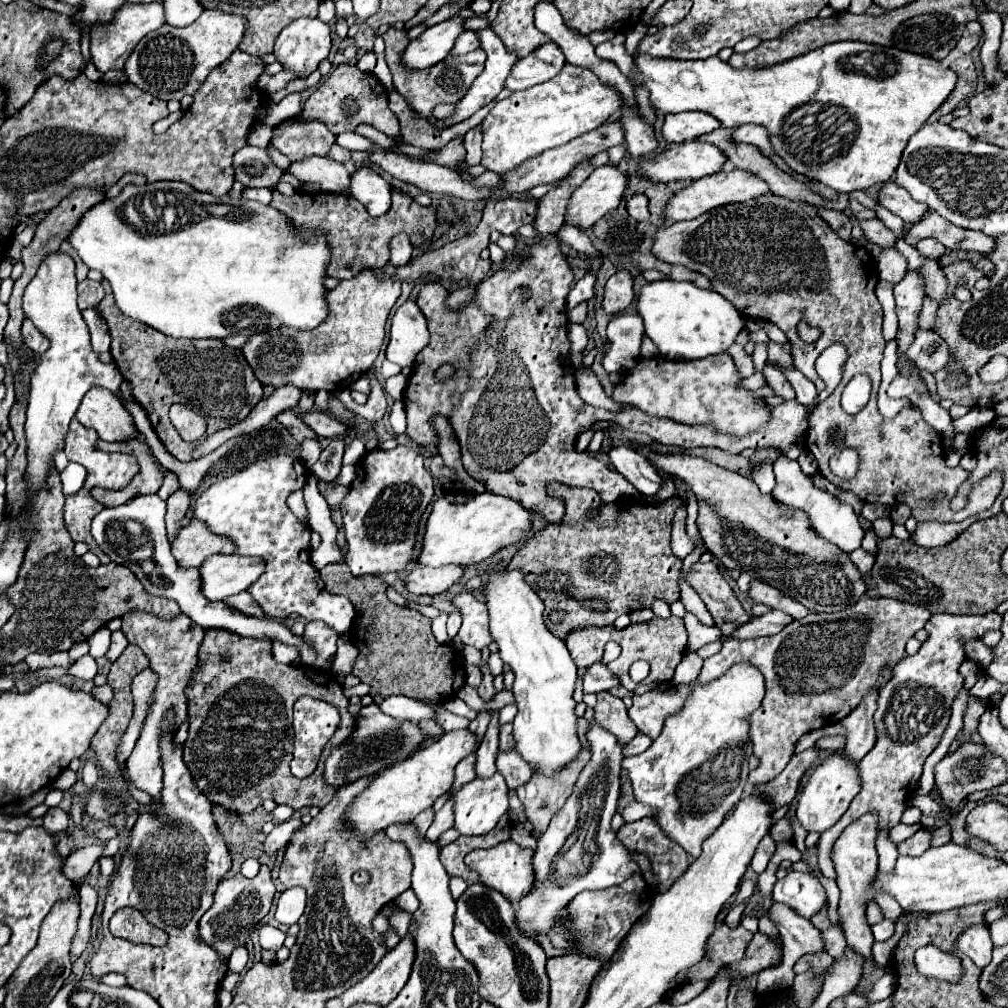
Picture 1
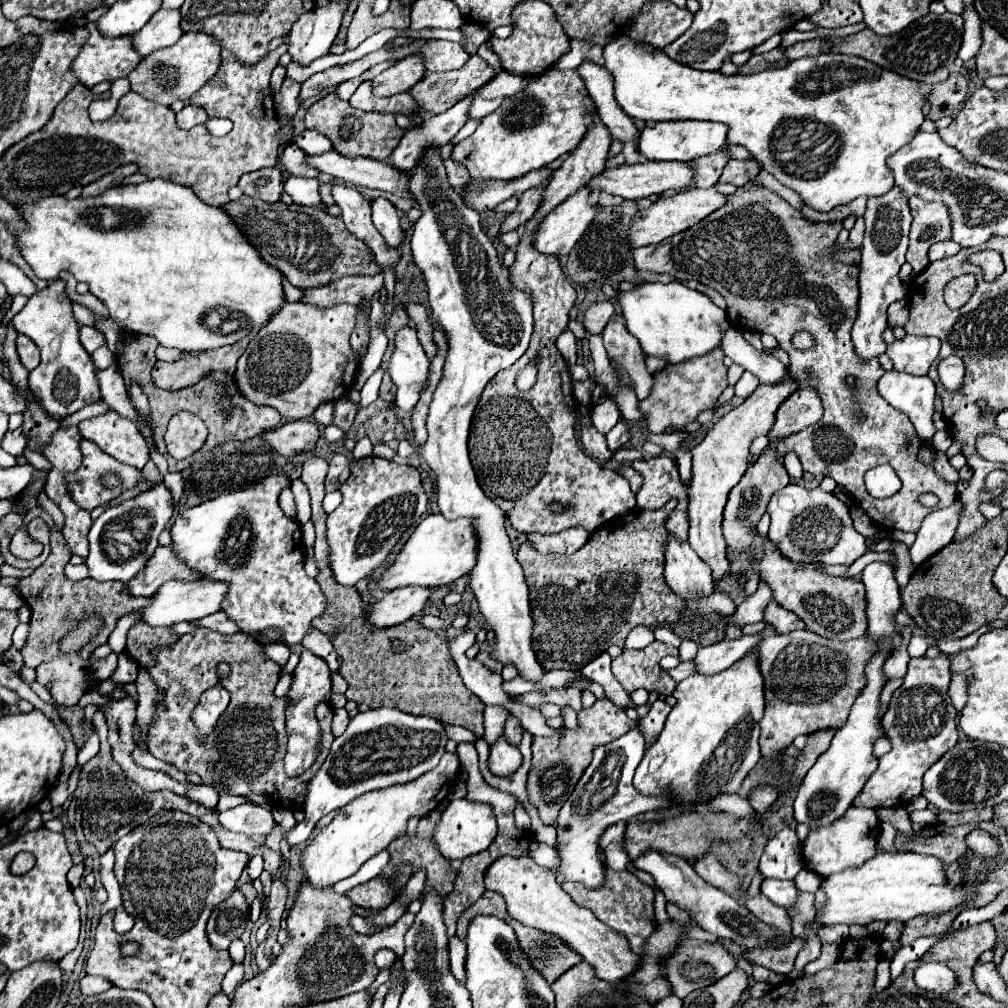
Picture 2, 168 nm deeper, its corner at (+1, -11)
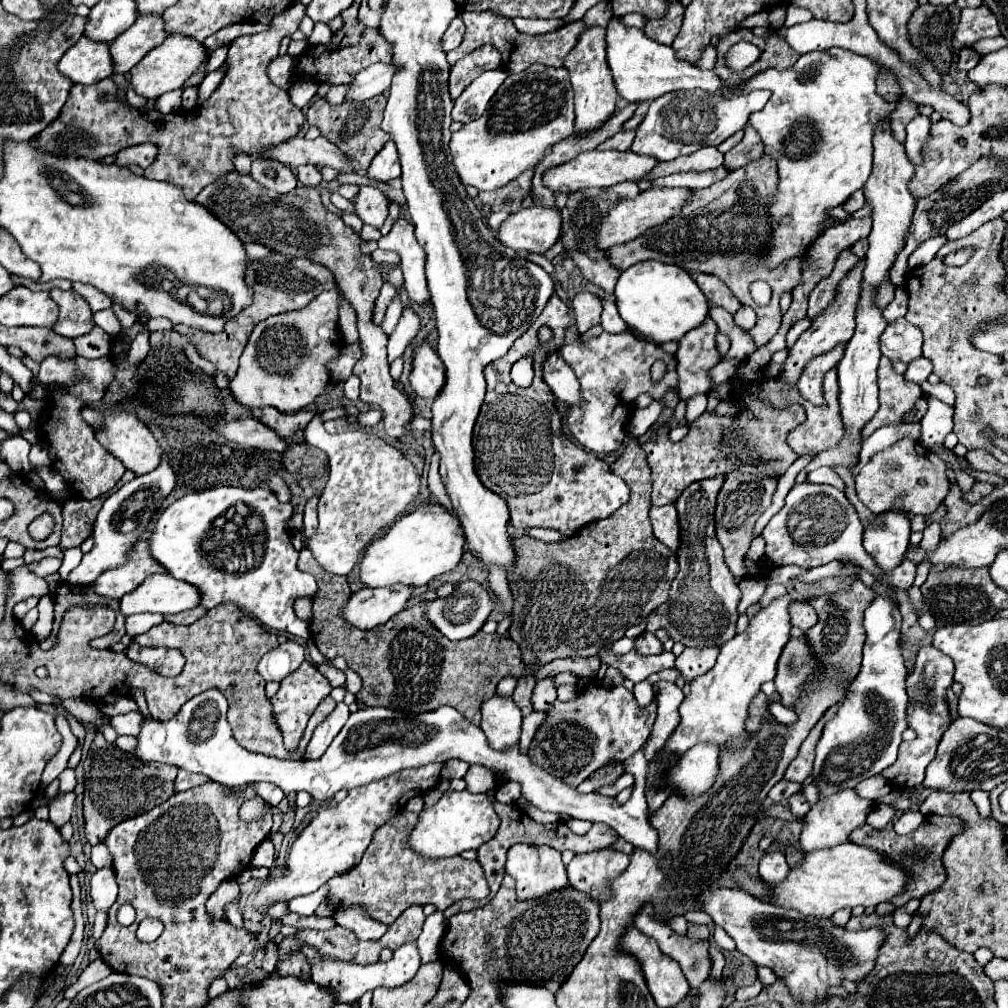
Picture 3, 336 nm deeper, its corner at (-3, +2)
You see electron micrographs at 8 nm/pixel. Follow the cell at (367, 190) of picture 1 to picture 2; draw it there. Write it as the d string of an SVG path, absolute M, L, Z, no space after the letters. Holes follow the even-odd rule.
M378 197L372 201L372 223L384 235L390 247L400 247L404 231L400 227L400 217L396 213L396 207L388 199Z

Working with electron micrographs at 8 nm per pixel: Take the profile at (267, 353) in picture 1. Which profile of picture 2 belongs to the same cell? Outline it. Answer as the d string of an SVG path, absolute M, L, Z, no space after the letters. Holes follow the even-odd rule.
M286 303L284 309L258 331L258 335L248 343L246 351L238 359L234 377L238 379L240 393L256 405L274 407L286 421L296 421L312 415L312 411L324 401L342 399L354 385L358 373L358 355L350 351L350 335L354 325L358 325L360 315L358 305L334 305L334 307L314 307L310 303Z

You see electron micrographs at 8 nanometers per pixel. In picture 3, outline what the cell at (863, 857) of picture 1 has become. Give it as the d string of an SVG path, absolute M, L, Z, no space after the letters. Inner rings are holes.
M838 790L838 794L832 794L830 798L818 798L818 802L810 808L806 814L806 822L800 834L800 846L804 852L820 850L820 848L832 848L838 844L844 844L850 840L850 832L860 828L866 822L868 812L874 808L870 800L860 798L854 790Z

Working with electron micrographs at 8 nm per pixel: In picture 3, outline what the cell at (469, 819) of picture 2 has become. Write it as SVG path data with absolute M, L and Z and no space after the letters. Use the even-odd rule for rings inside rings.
M448 790L442 794L438 804L420 812L416 826L408 836L408 844L410 850L424 858L450 858L462 854L464 850L480 848L484 842L494 838L498 826L500 818L494 812L494 806L486 794L470 794L468 790Z

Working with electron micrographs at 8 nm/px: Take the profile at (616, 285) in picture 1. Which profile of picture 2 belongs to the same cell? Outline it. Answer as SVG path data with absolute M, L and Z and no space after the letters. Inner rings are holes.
M602 301L602 303L594 303L586 315L584 315L584 327L588 333L602 333L602 329L606 327L606 323L610 321L610 317L614 315L614 305L612 301Z

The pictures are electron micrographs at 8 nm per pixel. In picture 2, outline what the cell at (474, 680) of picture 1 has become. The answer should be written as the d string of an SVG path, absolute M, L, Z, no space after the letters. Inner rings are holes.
M485 705L484 707L484 741L496 743L504 731L508 711L504 707L494 707L494 705Z

